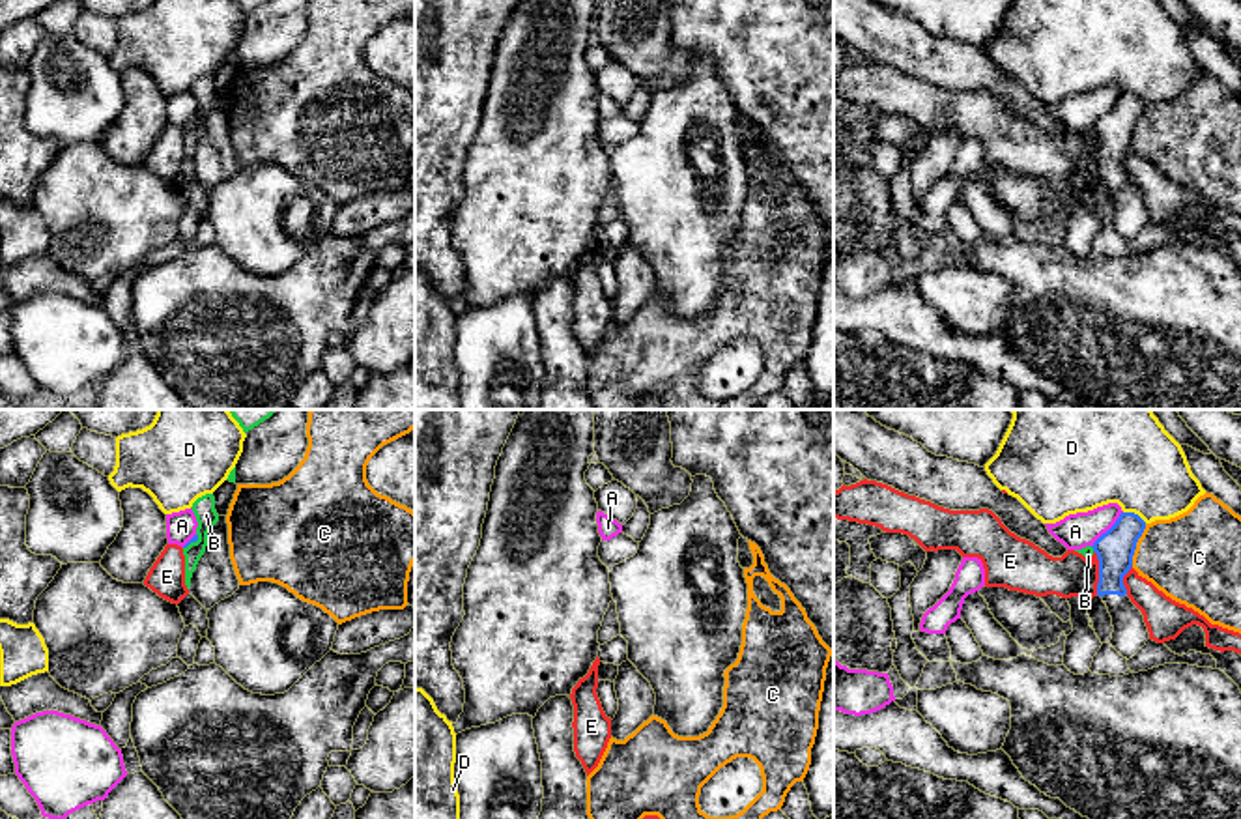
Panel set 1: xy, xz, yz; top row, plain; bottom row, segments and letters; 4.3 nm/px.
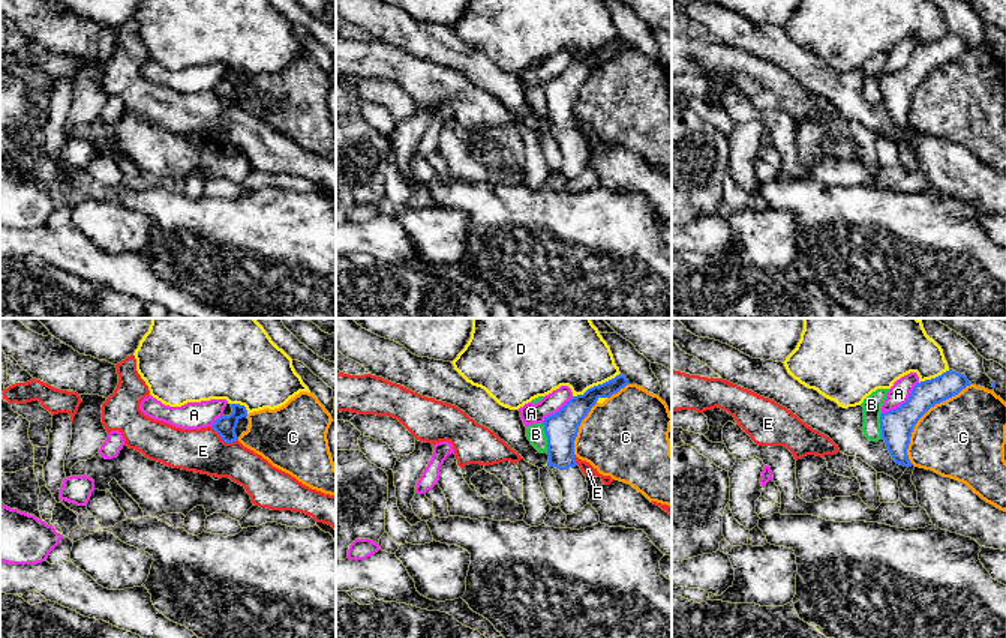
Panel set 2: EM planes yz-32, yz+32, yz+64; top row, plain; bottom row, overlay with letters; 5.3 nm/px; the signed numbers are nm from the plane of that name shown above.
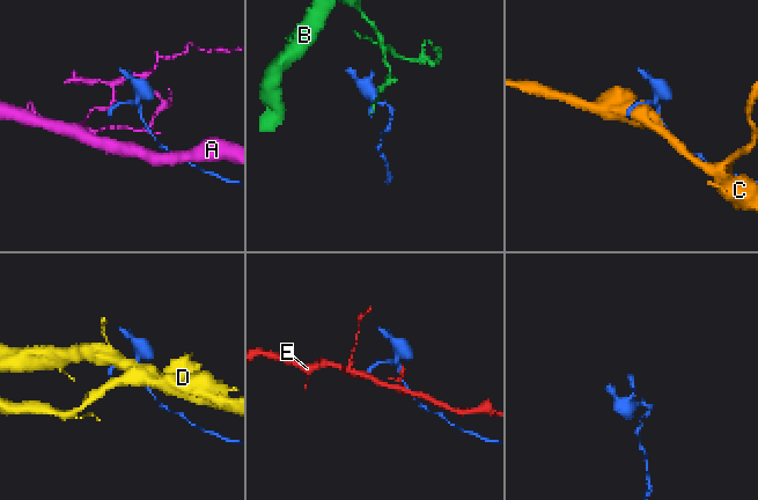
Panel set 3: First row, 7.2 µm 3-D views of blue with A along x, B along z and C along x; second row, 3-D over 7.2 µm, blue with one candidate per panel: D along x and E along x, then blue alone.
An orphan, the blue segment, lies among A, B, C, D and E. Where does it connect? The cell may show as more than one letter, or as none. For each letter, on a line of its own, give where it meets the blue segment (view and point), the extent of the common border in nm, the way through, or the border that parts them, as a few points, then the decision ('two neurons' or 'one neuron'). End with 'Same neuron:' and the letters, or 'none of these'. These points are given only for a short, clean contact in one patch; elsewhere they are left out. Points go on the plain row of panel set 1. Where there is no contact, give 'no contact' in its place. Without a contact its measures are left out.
A: yz (1109, 111) | 200 nm | along yz (1122, 92), (1092, 128) | two neurons
B: xy (193, 122) | 90 nm | along xy (197, 114), (197, 120), (184, 129) | two neurons
C: yz (1135, 126) | 200 nm | two neurons
D: yz (1133, 94) | 120 nm | along yz (1124, 92), (1133, 92), (1146, 103) | two neurons
E: yz (1099, 154) | 200 nm | two neurons
Same neuron: none of these

